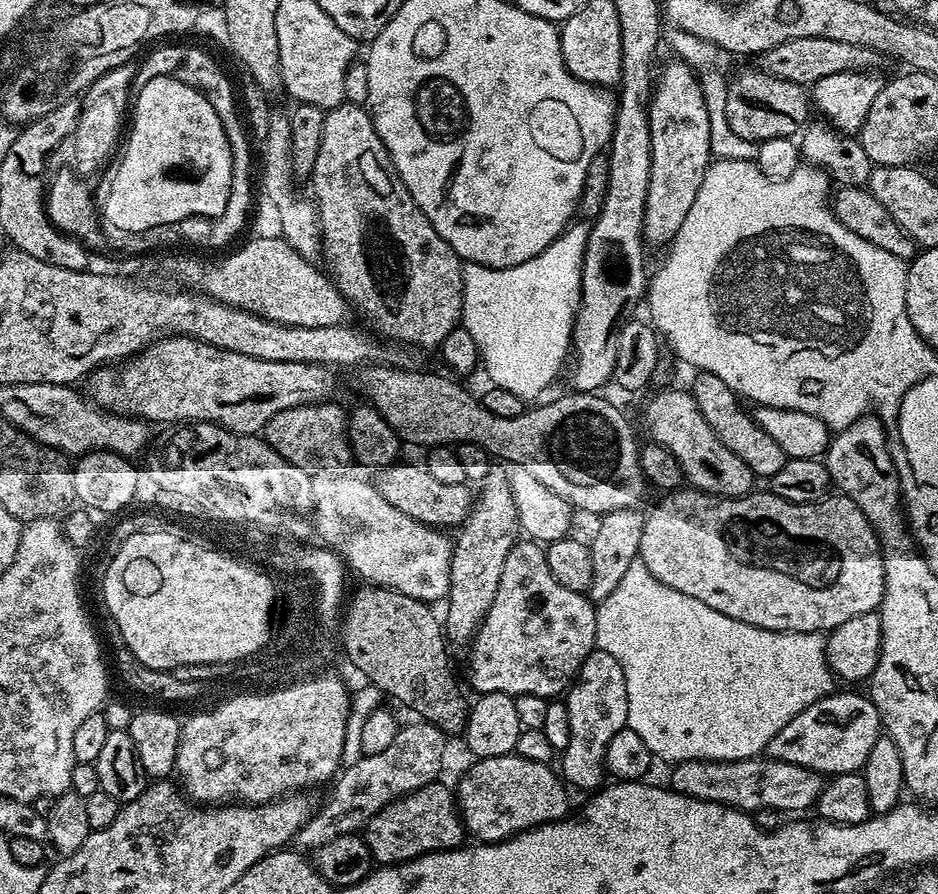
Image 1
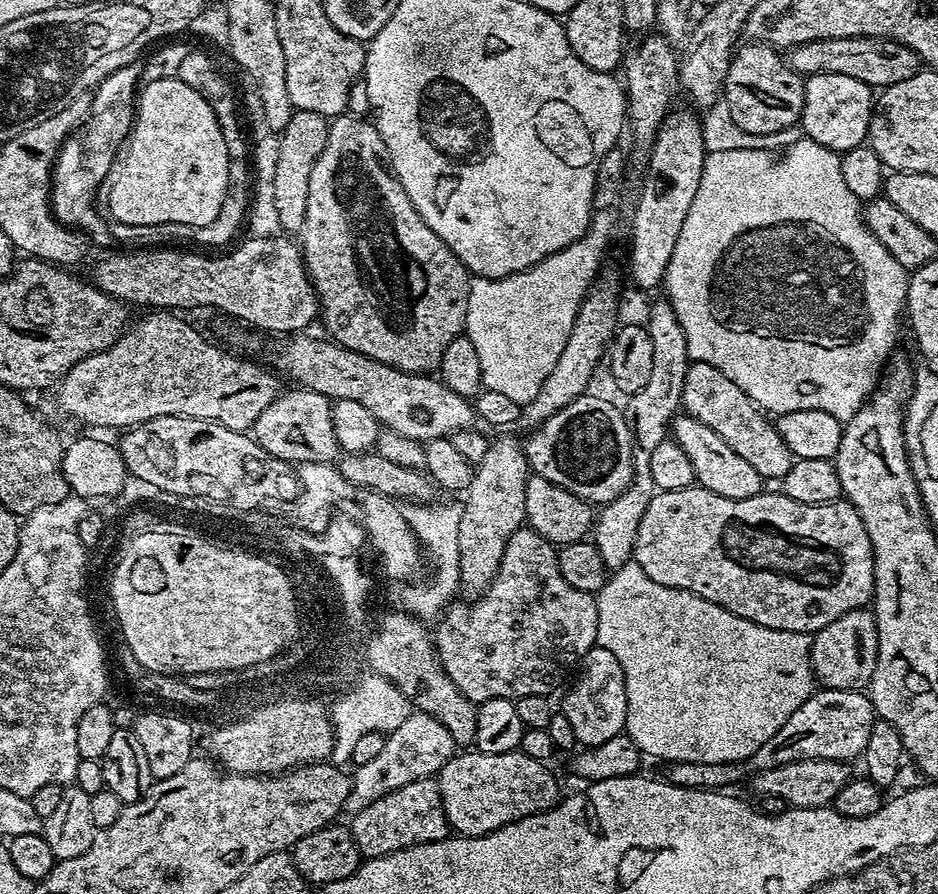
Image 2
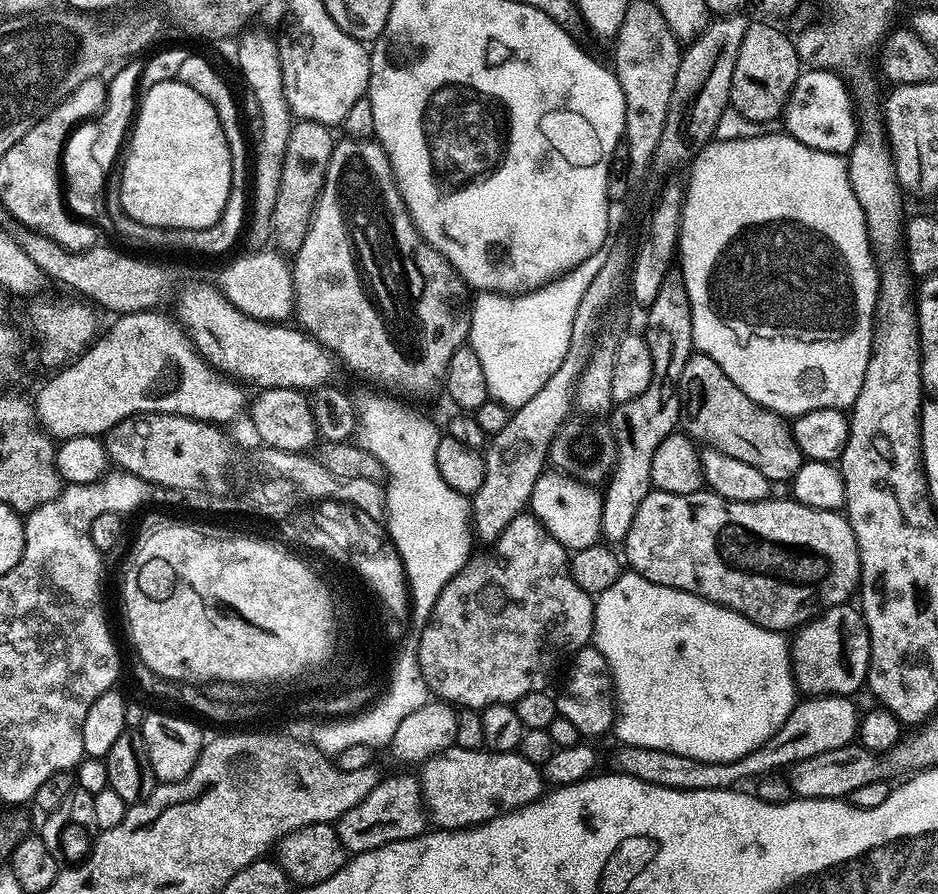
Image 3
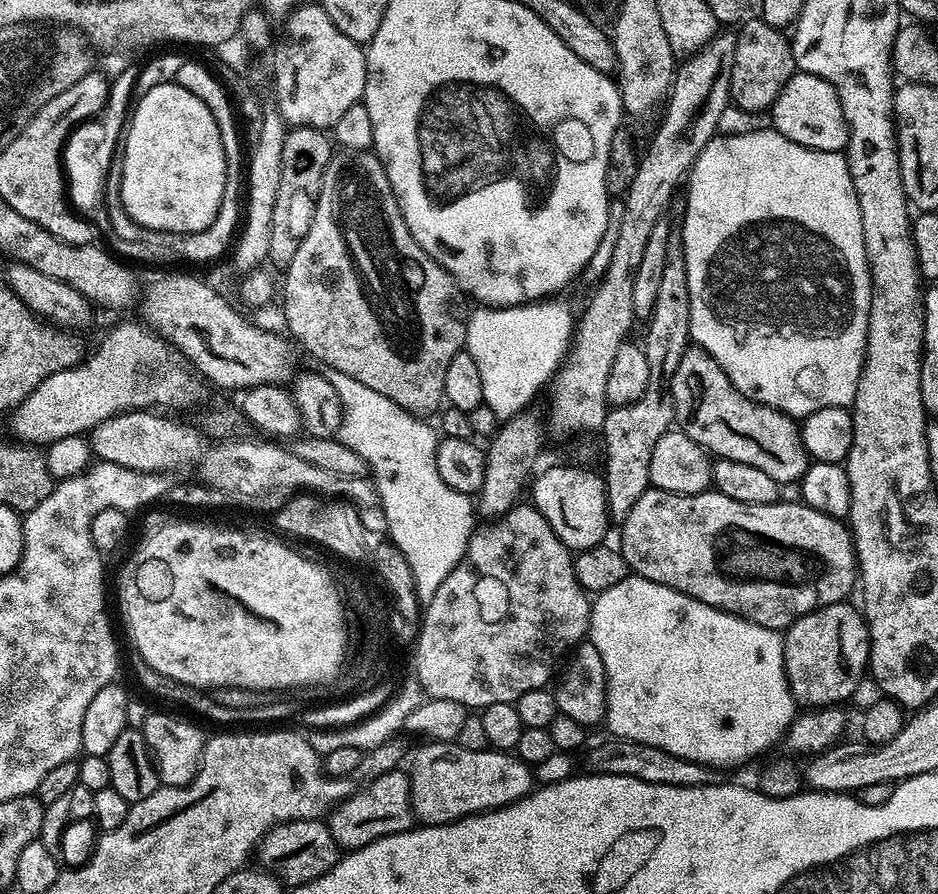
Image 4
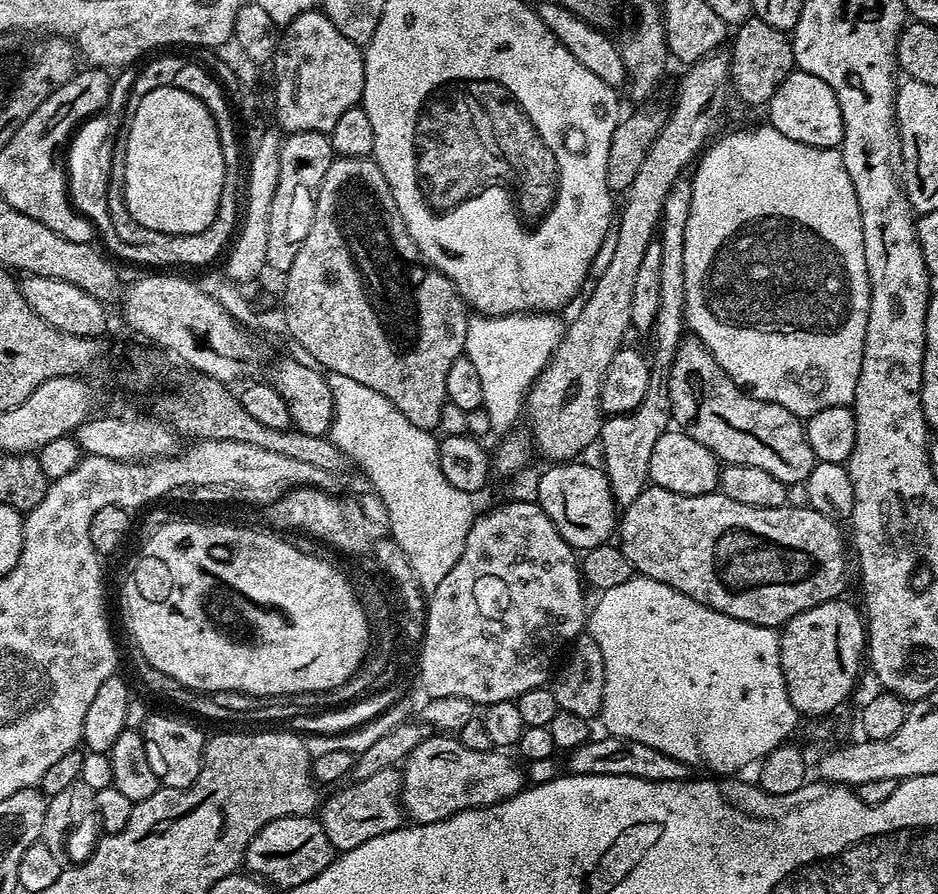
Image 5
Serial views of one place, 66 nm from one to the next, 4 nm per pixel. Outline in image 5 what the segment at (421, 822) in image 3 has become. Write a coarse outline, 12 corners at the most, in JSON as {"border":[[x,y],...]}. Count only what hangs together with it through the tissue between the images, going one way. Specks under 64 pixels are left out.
{"border":[[401,773],[337,787],[318,819],[349,852],[402,827]]}

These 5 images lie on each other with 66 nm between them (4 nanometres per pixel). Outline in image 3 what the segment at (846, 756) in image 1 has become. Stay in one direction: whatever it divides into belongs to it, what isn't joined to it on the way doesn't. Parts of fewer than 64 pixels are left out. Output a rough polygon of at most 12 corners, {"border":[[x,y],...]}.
{"border":[[855,699],[797,703],[758,750],[702,762],[621,747],[625,776],[674,790],[726,790],[849,747]]}

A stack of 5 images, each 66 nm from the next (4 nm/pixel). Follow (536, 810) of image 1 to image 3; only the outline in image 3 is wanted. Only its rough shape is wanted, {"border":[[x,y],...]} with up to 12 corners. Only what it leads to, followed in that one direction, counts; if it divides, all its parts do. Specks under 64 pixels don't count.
{"border":[[453,746],[418,779],[431,823],[475,828],[534,803],[519,751]]}

